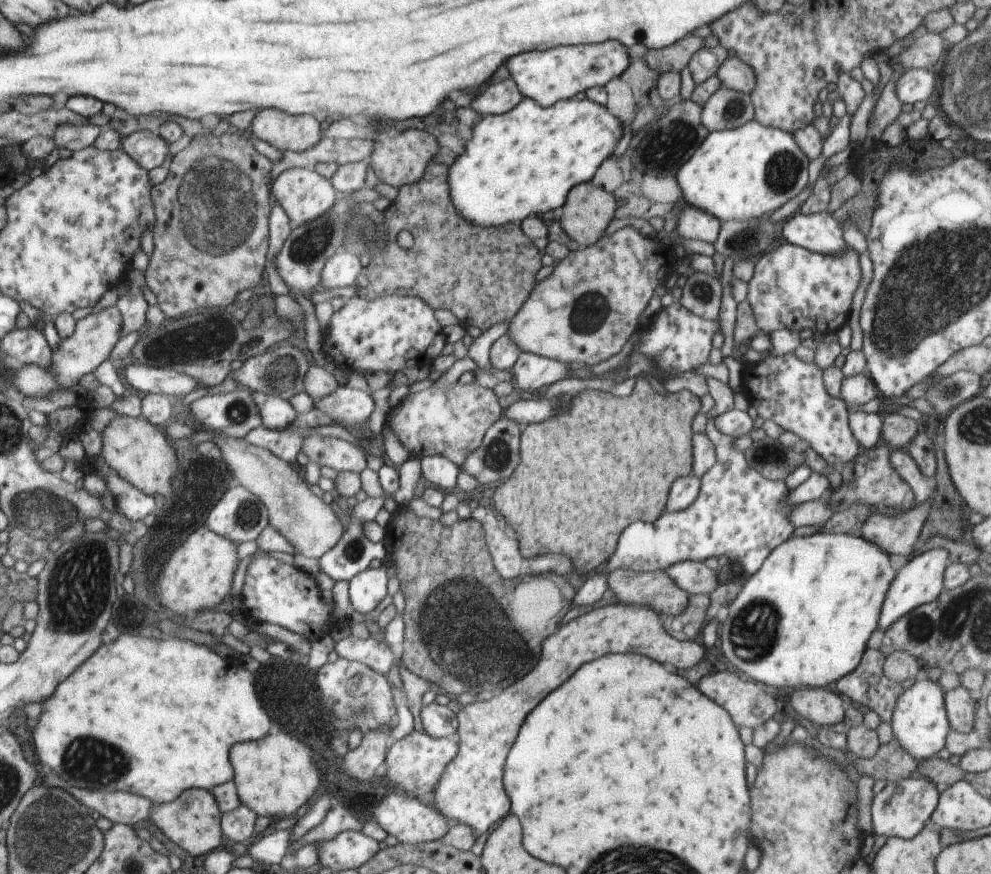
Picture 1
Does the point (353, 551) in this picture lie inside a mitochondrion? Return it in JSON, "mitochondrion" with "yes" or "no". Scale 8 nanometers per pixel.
{"mitochondrion":"yes"}

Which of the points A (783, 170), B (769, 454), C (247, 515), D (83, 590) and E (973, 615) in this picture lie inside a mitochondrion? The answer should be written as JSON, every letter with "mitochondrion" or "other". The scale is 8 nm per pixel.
{"A":"mitochondrion","B":"mitochondrion","C":"mitochondrion","D":"mitochondrion","E":"mitochondrion"}

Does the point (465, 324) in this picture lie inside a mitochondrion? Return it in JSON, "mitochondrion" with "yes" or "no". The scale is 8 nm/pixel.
{"mitochondrion":"no"}

